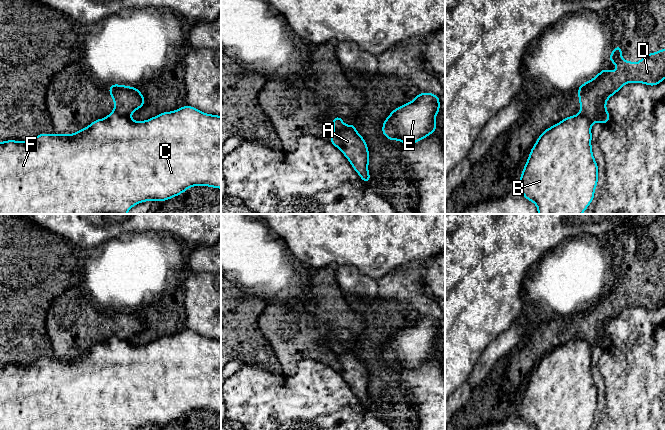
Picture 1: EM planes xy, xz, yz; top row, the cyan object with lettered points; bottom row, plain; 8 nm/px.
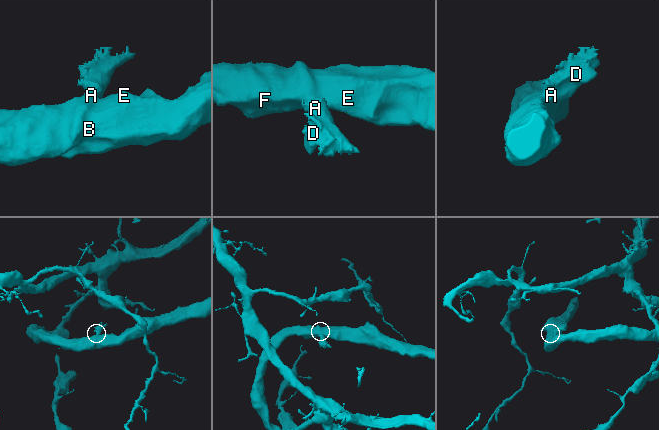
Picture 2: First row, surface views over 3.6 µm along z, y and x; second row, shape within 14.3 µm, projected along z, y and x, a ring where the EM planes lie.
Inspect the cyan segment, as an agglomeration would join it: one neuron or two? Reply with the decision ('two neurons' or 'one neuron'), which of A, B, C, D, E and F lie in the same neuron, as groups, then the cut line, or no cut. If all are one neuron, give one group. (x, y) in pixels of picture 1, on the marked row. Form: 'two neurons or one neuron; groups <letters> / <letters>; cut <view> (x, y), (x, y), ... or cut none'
two neurons; groups A D / B C E F; cut xy (112, 111), (129, 117)

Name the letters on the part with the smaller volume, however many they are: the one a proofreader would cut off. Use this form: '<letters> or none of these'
A, D

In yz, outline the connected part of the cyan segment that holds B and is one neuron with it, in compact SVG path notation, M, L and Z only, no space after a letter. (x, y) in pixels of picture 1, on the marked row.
M577 114L547 128L537 138L517 187L536 204L538 214L582 214L595 198L599 176L592 153L591 126L586 116Z

